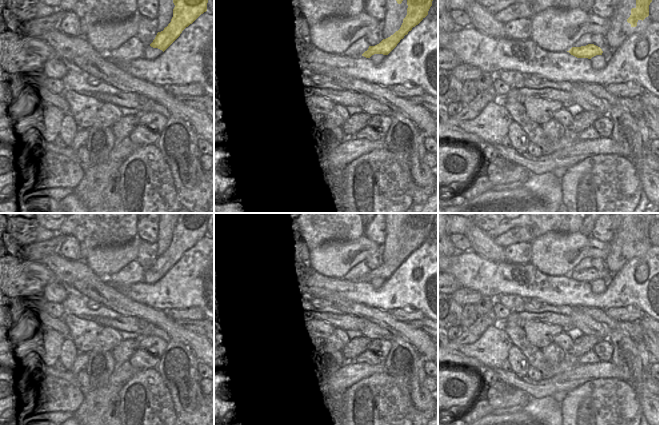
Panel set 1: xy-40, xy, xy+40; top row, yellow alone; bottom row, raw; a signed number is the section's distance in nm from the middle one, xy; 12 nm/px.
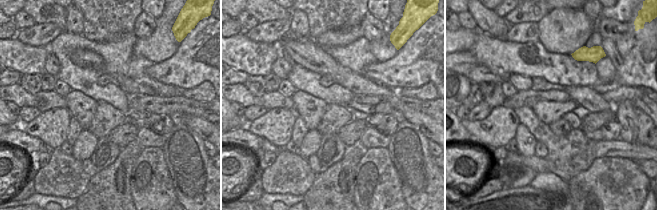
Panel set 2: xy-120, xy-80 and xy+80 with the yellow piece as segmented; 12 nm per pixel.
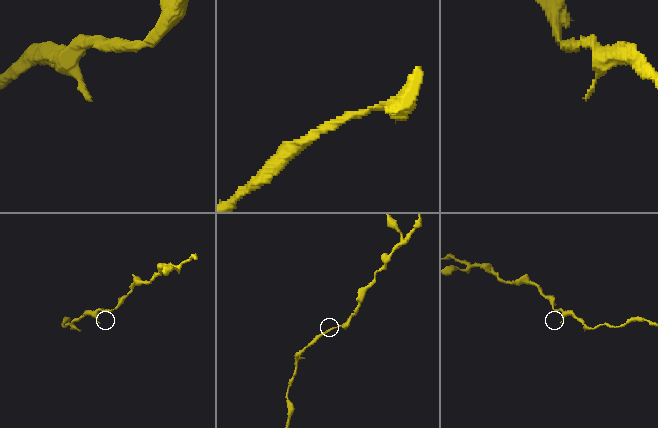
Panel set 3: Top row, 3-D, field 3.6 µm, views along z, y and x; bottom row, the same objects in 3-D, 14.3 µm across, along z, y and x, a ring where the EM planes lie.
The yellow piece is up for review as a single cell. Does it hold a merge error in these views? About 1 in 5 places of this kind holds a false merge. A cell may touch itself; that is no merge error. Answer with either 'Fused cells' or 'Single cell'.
Single cell

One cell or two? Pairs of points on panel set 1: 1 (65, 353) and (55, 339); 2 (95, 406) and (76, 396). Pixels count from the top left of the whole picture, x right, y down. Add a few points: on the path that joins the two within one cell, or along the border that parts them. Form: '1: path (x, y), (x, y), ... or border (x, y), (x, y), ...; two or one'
1: border (65, 339), (61, 347), (59, 360); two
2: border (84, 395), (83, 402), (74, 413); two

